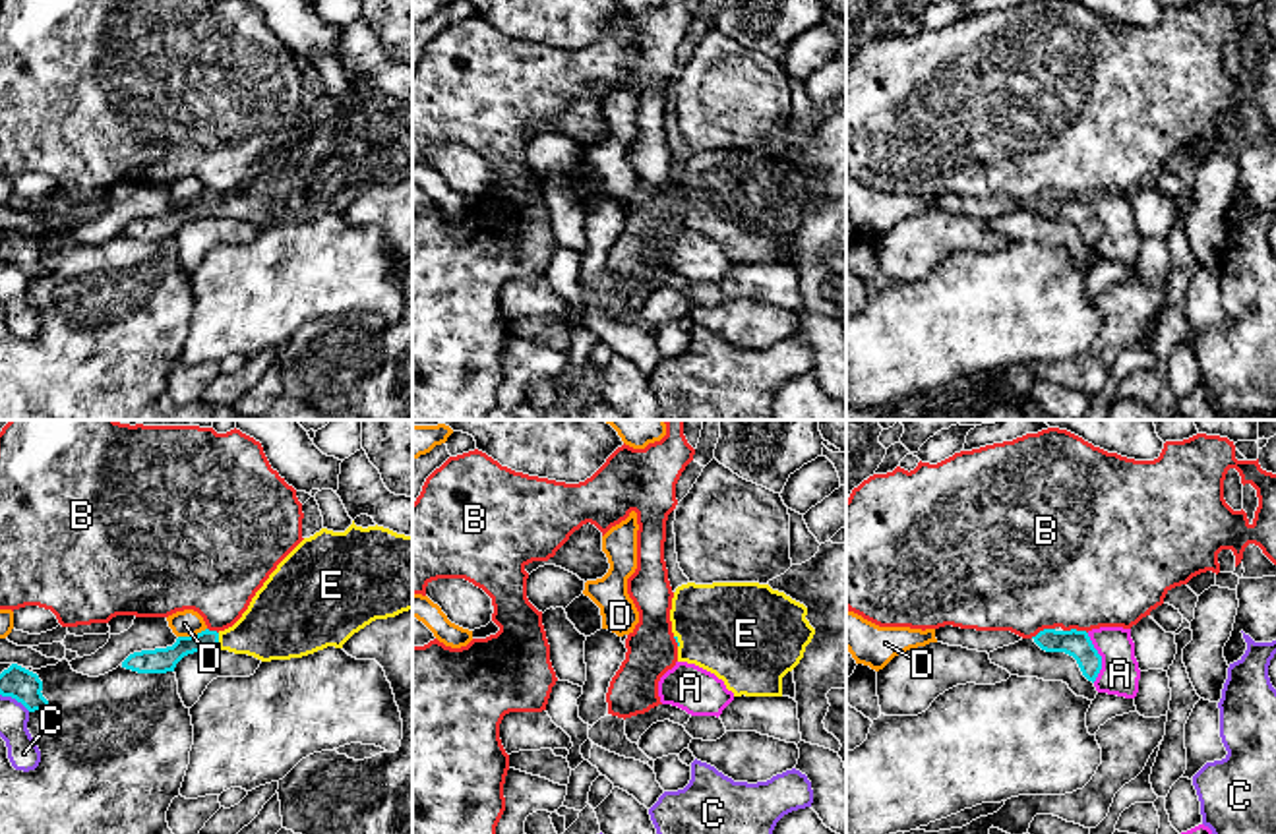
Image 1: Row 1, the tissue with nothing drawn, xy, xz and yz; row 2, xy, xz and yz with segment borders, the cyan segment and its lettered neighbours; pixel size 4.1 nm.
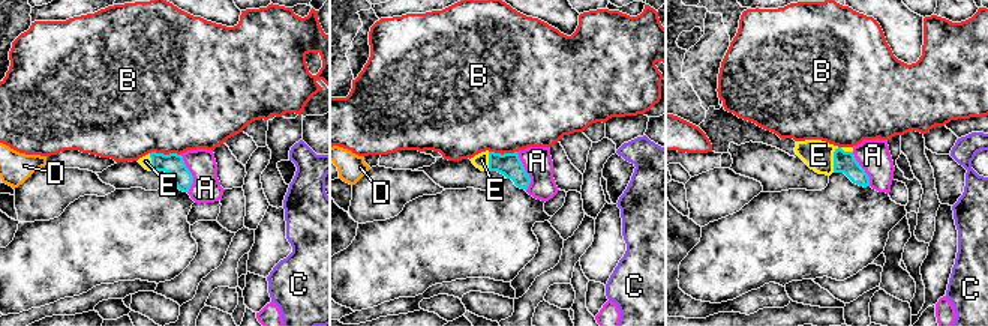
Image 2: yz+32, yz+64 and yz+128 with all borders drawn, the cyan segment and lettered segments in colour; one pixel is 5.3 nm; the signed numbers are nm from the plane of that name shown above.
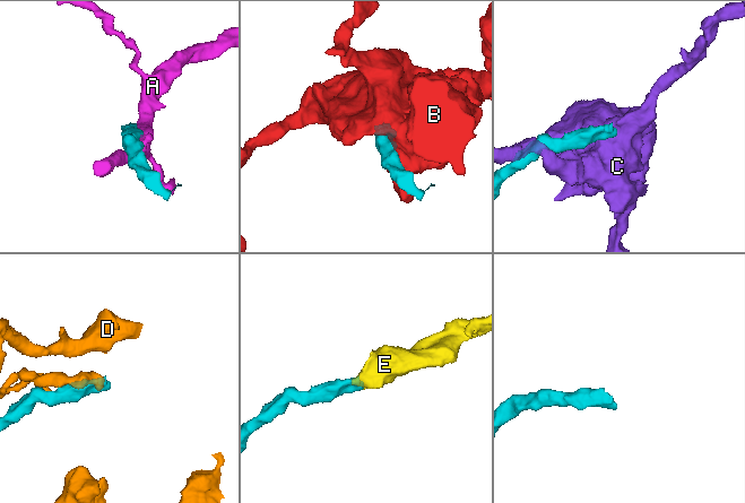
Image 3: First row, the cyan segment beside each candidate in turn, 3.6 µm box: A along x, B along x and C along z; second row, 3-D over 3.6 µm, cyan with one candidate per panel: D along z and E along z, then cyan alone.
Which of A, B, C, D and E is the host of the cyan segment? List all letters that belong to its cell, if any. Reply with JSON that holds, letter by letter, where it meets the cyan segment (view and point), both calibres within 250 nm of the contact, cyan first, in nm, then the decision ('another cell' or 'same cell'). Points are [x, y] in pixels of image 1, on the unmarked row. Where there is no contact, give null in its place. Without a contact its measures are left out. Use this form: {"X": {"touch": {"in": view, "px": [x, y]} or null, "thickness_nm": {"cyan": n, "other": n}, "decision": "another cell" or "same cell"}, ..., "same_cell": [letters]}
{"A": {"touch": {"in": "yz", "px": [1100, 225]}, "thickness_nm": {"cyan": 110, "other": 170}, "decision": "another cell"}, "B": {"touch": {"in": "yz", "px": [1075, 196]}, "thickness_nm": {"cyan": 110, "other": 500}, "decision": "another cell"}, "C": {"touch": {"in": "xy", "px": [16, 266]}, "thickness_nm": {"cyan": 140, "other": 130}, "decision": "another cell"}, "D": {"touch": {"in": "xy", "px": [194, 202]}, "thickness_nm": {"cyan": 110, "other": 110}, "decision": "another cell"}, "E": {"touch": {"in": "xy", "px": [217, 208]}, "thickness_nm": {"cyan": 110, "other": 280}, "decision": "same cell"}, "same_cell": ["E"]}

